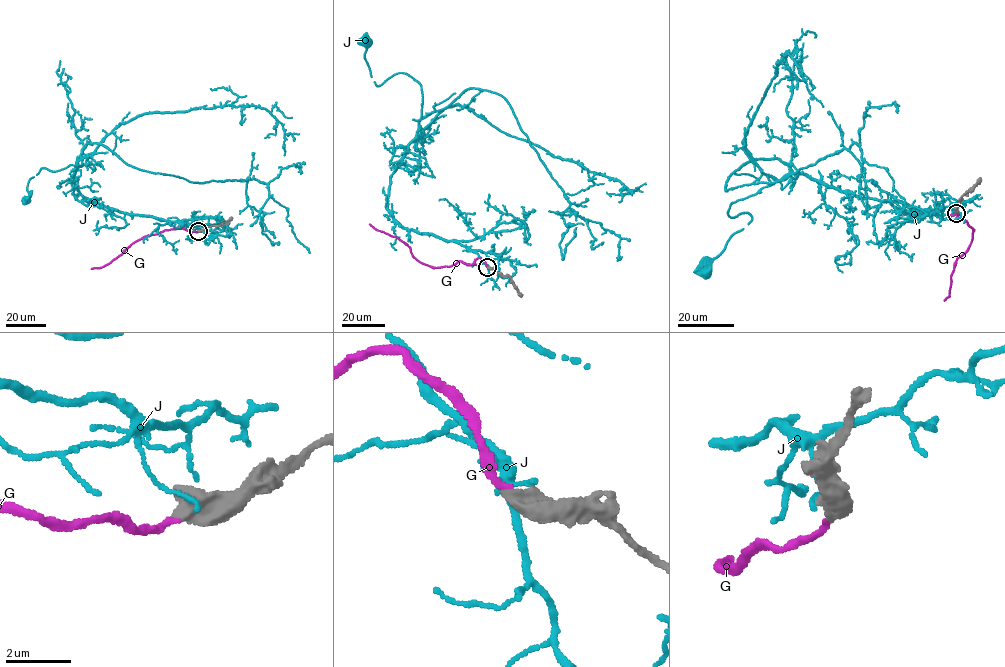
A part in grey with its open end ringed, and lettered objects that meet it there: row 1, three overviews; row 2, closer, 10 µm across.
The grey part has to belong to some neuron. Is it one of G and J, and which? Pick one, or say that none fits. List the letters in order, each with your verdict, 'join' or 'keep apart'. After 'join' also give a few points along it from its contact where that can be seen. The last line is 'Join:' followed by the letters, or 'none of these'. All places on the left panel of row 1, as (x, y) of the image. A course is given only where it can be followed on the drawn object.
G: join; it runs (198, 231), (182, 228), (147, 235), (108, 263), (91, 268)
J: keep apart
Join: G

